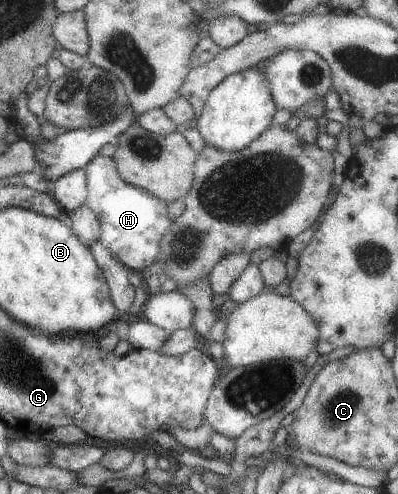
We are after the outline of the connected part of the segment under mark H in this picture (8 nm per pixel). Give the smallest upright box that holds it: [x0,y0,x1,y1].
[83,155,170,271]

